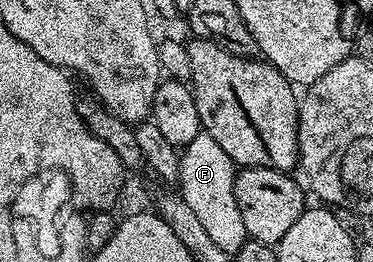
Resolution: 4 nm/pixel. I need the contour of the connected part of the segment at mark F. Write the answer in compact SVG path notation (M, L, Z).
M203 131L189 145L183 146L180 156L180 179L178 193L189 204L191 210L198 215L199 222L206 227L211 239L221 243L236 241L240 243L248 237L246 223L242 223L242 214L238 211L238 203L234 199L234 166L231 159Z

